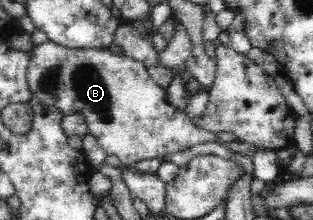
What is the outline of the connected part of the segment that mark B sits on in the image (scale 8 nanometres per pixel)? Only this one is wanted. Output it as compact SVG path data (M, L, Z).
M51 40L33 49L29 55L27 81L32 98L42 105L54 106L65 116L81 114L89 133L97 137L107 154L118 157L123 167L153 158L170 161L165 159L169 155L216 139L215 133L205 133L205 129L197 127L185 109L177 109L169 103L167 90L151 79L146 64L139 63L139 60L113 54L107 48L65 49Z

